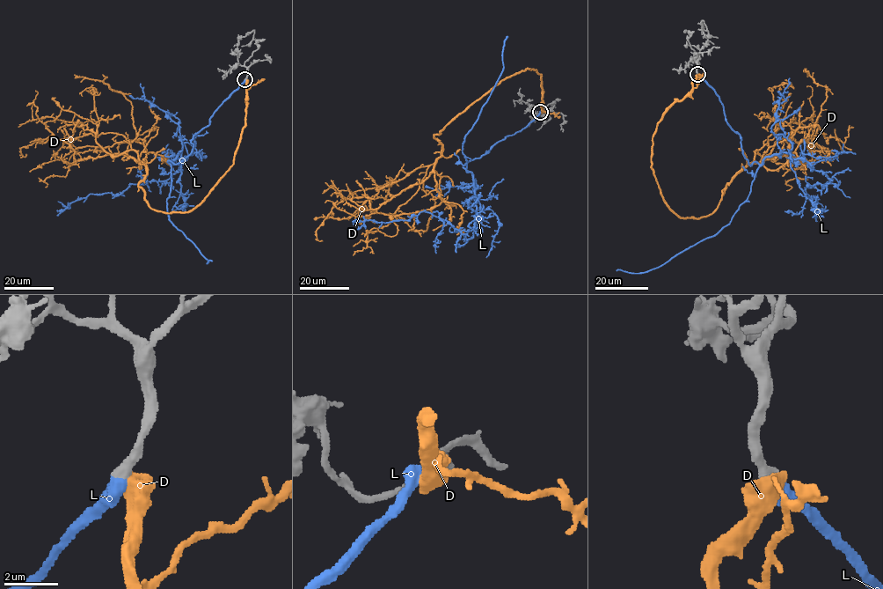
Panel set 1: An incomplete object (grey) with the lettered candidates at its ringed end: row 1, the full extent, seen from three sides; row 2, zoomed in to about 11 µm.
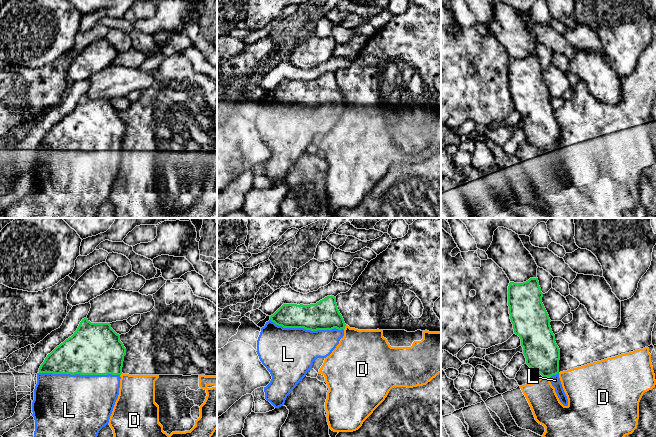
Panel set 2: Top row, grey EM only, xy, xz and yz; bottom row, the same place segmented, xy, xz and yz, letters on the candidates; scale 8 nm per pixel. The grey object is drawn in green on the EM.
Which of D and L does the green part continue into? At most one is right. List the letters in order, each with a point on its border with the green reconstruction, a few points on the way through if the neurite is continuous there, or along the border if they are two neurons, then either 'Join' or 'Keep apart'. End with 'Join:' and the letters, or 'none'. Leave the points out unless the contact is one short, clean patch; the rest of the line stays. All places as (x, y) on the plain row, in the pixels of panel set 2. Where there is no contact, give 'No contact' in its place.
D: Touches green at yz (546, 152). Boundary: yz (543, 152), (549, 153). Keep apart
L: Touches green at xy (79, 149). Join
Join: L

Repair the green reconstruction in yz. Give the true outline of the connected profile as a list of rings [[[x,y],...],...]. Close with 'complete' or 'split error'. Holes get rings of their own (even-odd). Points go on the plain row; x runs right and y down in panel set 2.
[[[530,54],[523,59],[510,58],[510,95],[514,109],[521,115],[526,140],[543,153],[549,153],[560,178],[568,182],[559,154],[560,125],[555,118],[551,96],[542,79],[542,73],[538,54]]] | split error

